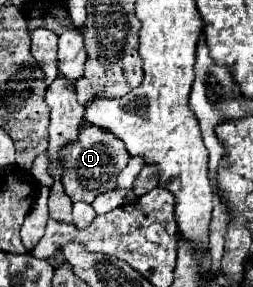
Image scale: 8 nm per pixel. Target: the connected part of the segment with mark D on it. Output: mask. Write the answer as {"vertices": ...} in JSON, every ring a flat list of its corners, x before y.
{"vertices":[[97,126,81,128,81,138,61,150,61,162,65,166,65,174,61,178,65,186,65,194,73,202,87,202,91,204,99,194,117,188,117,176,129,162,129,152,125,144,111,132,101,130]]}

